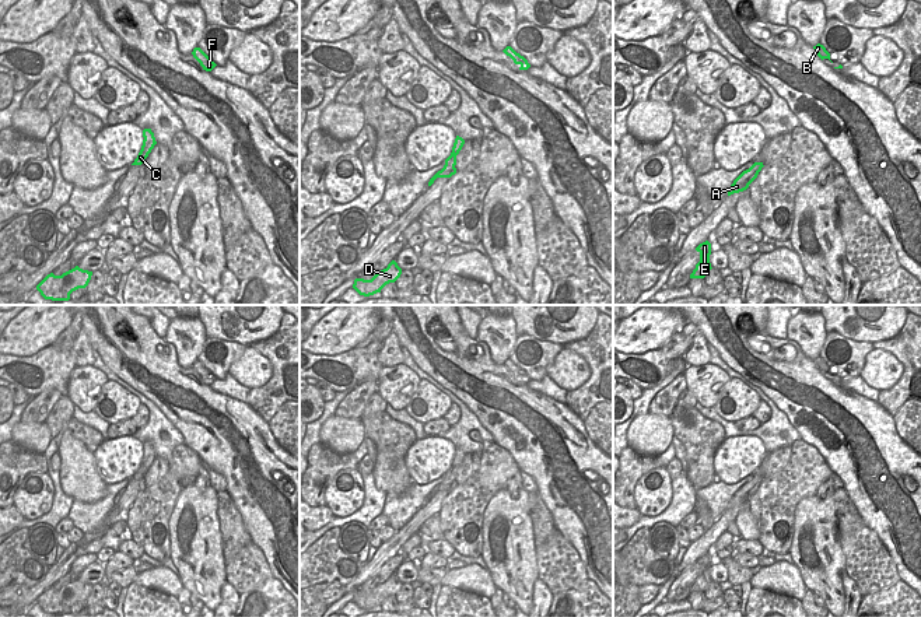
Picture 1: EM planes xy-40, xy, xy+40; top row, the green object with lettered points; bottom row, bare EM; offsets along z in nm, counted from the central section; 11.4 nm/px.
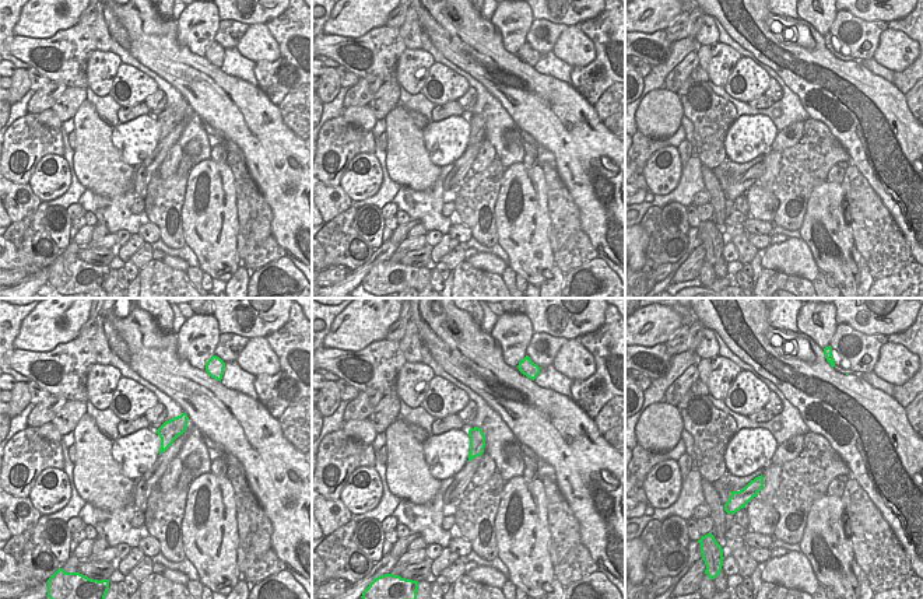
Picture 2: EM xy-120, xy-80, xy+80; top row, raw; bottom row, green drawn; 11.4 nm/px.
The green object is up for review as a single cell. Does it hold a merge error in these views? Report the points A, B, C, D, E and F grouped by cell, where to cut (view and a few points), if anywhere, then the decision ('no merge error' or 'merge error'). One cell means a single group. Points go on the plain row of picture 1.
groups A B C D E F; cut none; no merge error

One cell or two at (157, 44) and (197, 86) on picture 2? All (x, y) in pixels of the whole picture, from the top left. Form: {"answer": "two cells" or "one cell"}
{"answer": "one cell"}

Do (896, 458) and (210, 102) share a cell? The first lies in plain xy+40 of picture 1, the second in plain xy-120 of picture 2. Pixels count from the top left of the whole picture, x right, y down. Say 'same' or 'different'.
same

